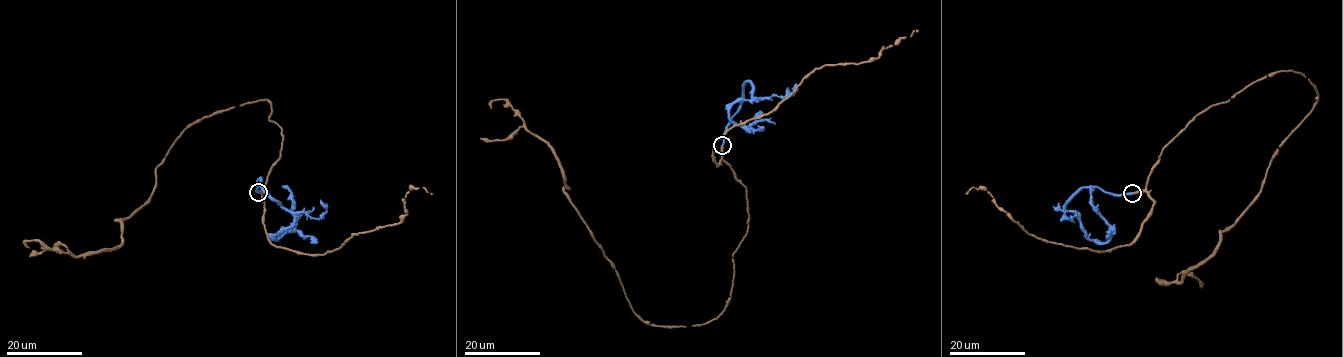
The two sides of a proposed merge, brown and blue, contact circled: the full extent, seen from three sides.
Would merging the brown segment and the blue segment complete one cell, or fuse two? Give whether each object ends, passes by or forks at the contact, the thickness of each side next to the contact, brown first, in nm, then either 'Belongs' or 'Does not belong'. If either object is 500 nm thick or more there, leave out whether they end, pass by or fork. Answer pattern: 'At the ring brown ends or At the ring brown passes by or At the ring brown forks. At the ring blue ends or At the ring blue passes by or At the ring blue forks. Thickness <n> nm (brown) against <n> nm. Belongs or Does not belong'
At the ring brown ends. At the ring blue ends. Thickness 380 nm (brown) against 360 nm. Belongs

